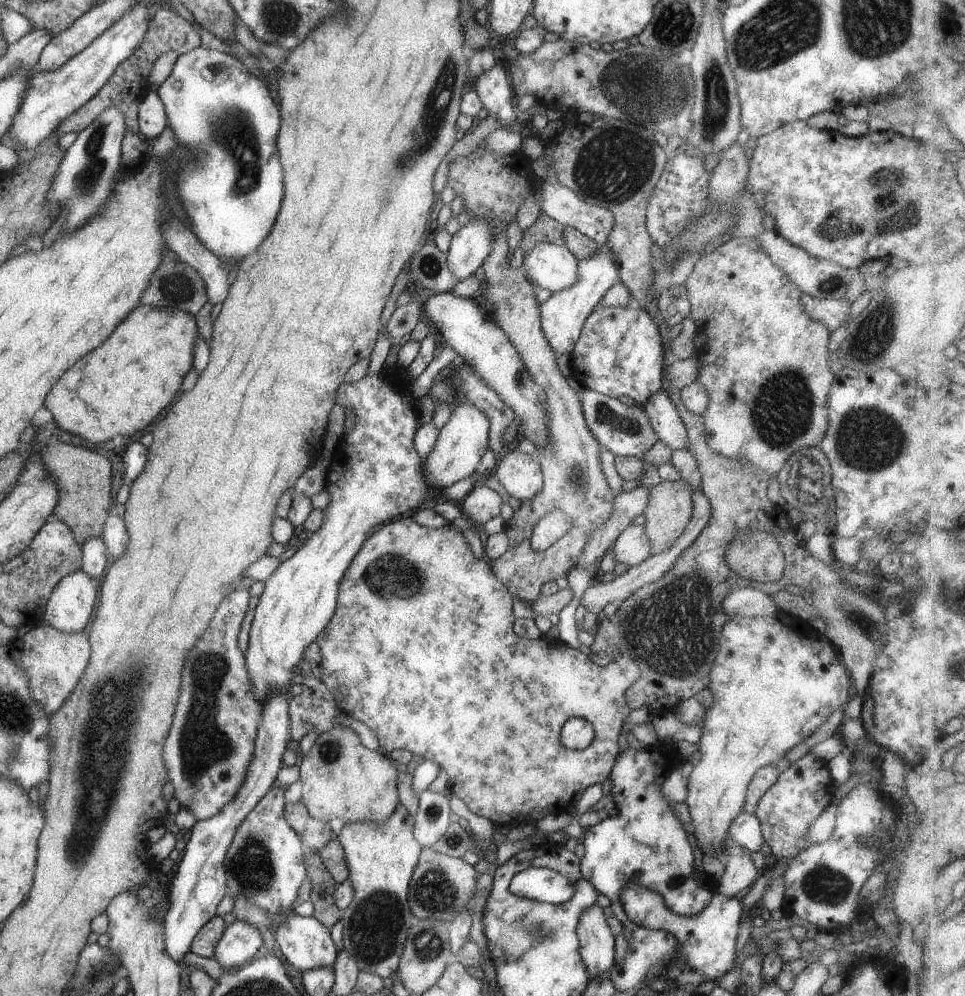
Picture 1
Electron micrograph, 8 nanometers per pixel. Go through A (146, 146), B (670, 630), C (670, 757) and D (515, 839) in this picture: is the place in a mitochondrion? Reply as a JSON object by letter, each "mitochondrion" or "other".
{"A":"other","B":"mitochondrion","C":"other","D":"other"}

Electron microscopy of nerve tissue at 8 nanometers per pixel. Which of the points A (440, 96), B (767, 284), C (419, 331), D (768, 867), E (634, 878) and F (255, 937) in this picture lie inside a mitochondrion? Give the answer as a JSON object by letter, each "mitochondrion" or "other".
{"A":"mitochondrion","B":"other","C":"other","D":"other","E":"other","F":"other"}

